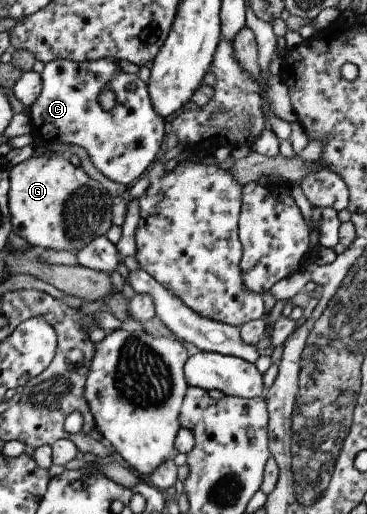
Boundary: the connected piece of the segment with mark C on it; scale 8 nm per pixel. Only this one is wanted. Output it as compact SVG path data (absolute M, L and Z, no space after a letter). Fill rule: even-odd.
M55 59L43 63L40 79L42 89L36 101L26 110L30 117L32 139L38 143L51 144L58 149L70 144L77 145L86 151L90 163L115 183L122 183L130 187L138 178L142 177L156 160L156 155L163 149L168 122L163 120L152 109L152 103L147 92L147 83L142 82L138 75L120 71L112 59L98 59L98 61L73 62L72 60ZM104 87L110 87L115 95L115 106L109 111L103 111L98 101L98 95Z

